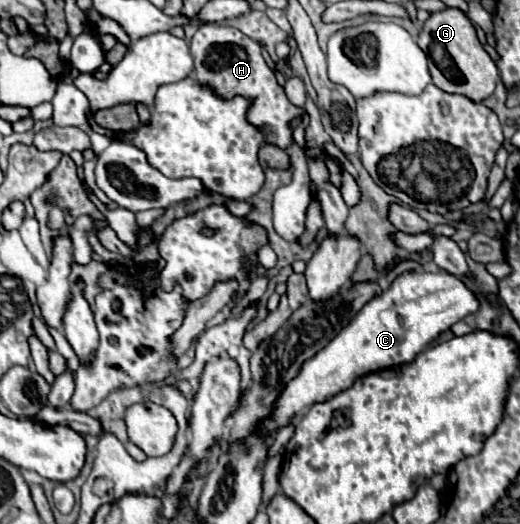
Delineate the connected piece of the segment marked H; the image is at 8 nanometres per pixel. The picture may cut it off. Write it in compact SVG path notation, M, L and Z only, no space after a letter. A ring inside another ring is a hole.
M206 23L198 27L196 35L192 37L190 55L194 59L198 83L210 87L210 91L222 99L234 99L234 95L242 95L250 101L246 119L264 133L264 143L276 145L280 149L288 149L294 143L292 121L304 117L306 111L288 101L284 87L276 81L274 71L264 63L262 47L256 41L230 25Z

